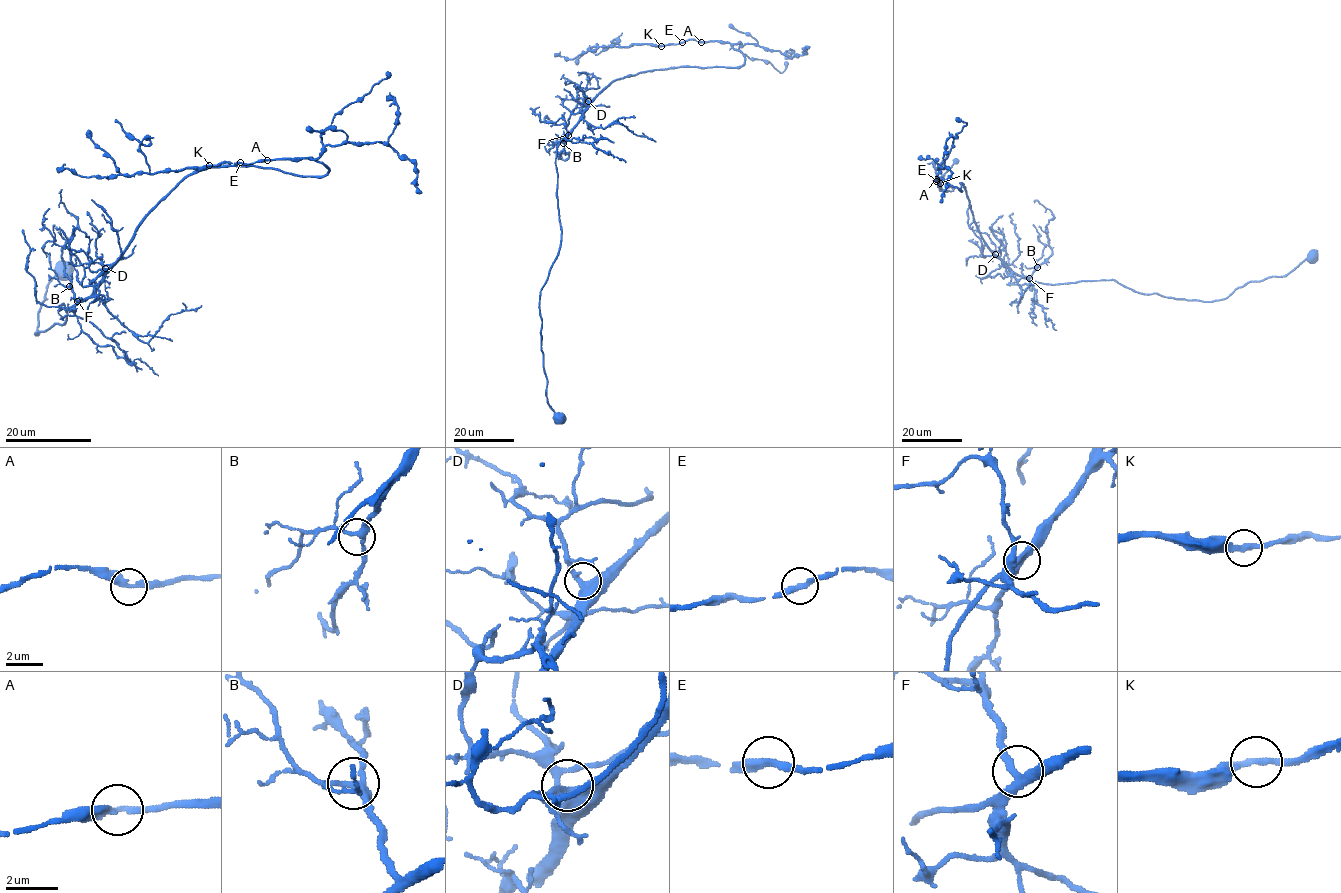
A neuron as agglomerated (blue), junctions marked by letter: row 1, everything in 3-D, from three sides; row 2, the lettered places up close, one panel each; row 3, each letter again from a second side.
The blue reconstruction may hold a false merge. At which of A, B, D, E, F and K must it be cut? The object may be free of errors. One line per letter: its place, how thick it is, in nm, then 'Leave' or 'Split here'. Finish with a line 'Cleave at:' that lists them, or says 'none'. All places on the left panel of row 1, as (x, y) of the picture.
A: Place: (267, 160). Thickness 300 nm. Leave
B: Place: (69, 286). Thickness 280 nm. Leave
D: Place: (105, 268). Thickness 400 nm. Leave
E: Place: (240, 162). Thickness 280 nm. Leave
F: Place: (77, 301). Thickness 300 nm. Leave
K: Place: (209, 165). Thickness 260 nm. Leave
Cleave at: none

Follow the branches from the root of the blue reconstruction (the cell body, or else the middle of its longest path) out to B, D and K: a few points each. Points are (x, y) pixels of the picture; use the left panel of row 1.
B: (64, 269), (47, 286), (35, 334), (66, 320), (65, 306), (59, 309), (76, 302), (69, 286)
D: (64, 269), (47, 286), (35, 334), (62, 324), (66, 311), (60, 305), (59, 311), (89, 297), (105, 268)
K: (64, 269), (35, 334), (66, 320), (60, 305), (92, 293), (188, 176), (329, 171), (313, 158), (210, 165)

